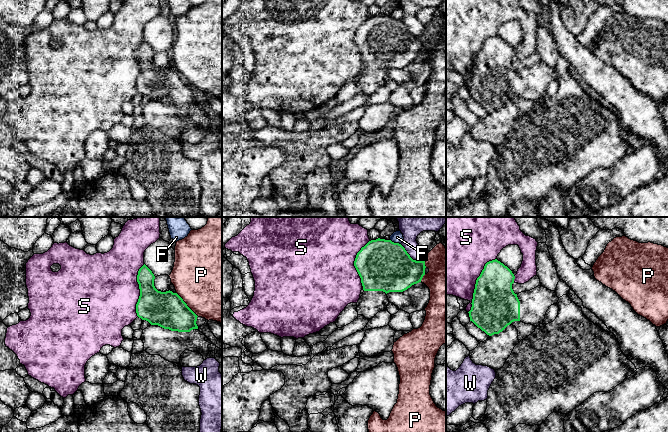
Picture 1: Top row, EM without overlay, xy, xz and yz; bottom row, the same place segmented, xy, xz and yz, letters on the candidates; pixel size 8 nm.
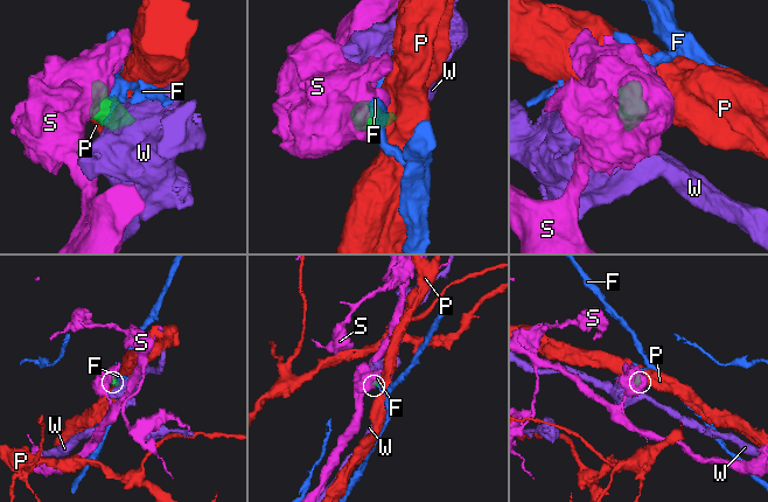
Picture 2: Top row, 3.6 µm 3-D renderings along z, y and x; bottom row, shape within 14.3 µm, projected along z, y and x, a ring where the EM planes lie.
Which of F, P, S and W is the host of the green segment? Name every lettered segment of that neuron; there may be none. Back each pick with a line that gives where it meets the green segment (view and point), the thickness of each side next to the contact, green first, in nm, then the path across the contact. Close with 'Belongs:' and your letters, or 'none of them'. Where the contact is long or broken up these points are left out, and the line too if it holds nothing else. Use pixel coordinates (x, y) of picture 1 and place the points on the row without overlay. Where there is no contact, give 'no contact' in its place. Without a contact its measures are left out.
Belongs: none of them

